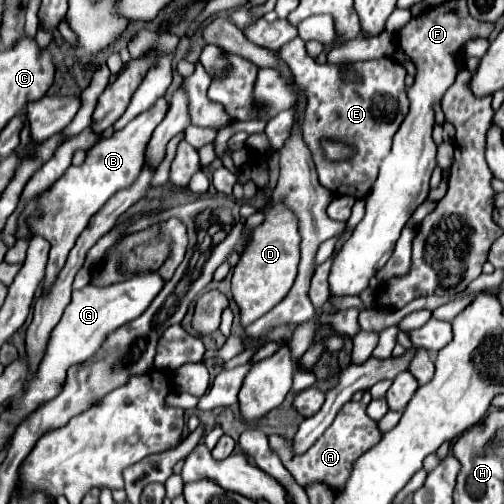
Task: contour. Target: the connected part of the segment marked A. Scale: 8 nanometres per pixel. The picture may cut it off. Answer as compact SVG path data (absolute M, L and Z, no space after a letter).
M364 394L360 402L344 404L344 408L340 408L340 412L336 414L336 420L304 454L292 452L292 438L288 440L288 458L294 458L294 466L298 466L298 474L304 474L304 486L312 482L322 482L334 494L344 490L344 484L348 482L348 476L352 472L352 462L356 462L356 456L368 452L368 448L372 448L372 444L376 444L376 440L380 440L382 436L378 422L366 414L368 404L370 404L370 394Z

